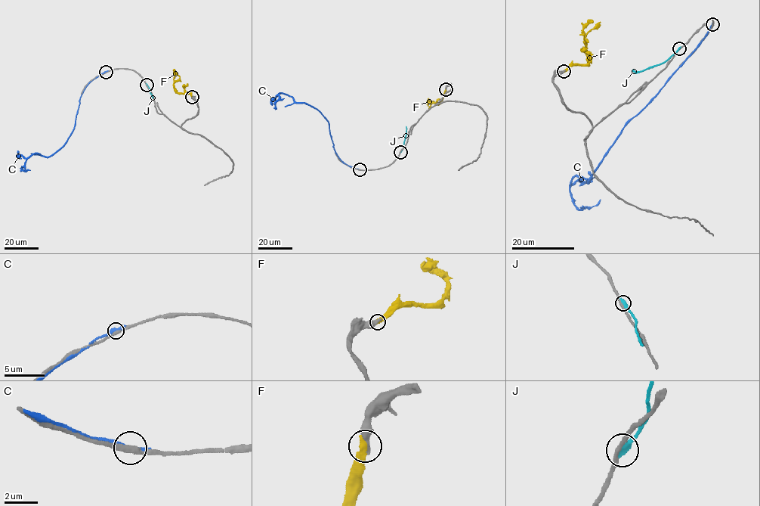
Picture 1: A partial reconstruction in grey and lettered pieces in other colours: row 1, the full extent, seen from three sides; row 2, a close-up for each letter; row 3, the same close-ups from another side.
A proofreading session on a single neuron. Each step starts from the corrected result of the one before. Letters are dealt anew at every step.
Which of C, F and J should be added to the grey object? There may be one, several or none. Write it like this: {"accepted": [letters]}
{"accepted": ["F"]}

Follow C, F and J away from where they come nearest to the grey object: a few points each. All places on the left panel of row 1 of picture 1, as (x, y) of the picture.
C: (106, 72), (92, 79), (83, 91), (75, 126), (62, 147), (48, 156), (31, 155), (25, 171), (21, 166)
F: (192, 97), (190, 94), (178, 93), (174, 88), (174, 83), (180, 77), (175, 70)
J: (146, 85), (152, 96)

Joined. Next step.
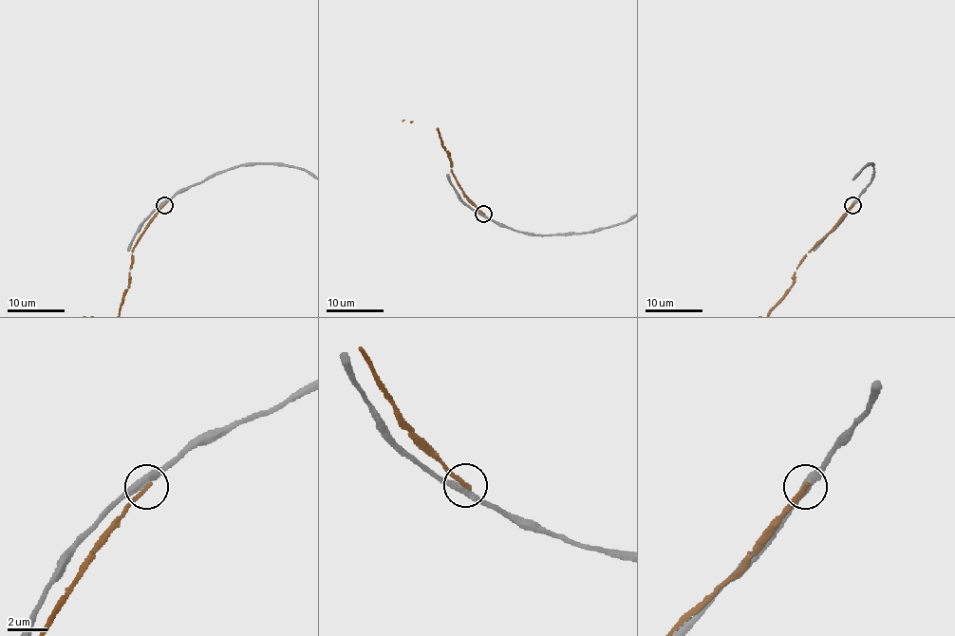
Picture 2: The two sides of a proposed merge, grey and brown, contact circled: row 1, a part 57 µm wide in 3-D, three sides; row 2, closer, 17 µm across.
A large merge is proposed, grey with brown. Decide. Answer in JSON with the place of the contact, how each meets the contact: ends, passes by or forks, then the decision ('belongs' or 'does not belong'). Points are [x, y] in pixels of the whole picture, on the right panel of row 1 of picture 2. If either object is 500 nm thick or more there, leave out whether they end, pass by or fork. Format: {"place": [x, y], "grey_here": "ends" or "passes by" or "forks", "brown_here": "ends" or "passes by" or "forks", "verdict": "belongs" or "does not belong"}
{"place": [852, 205], "grey_here": "passes by", "brown_here": "ends", "verdict": "does not belong"}

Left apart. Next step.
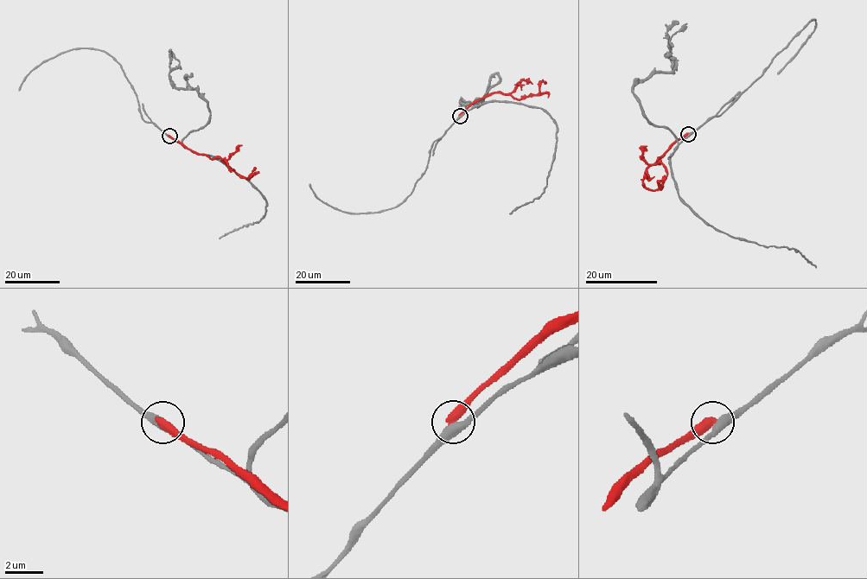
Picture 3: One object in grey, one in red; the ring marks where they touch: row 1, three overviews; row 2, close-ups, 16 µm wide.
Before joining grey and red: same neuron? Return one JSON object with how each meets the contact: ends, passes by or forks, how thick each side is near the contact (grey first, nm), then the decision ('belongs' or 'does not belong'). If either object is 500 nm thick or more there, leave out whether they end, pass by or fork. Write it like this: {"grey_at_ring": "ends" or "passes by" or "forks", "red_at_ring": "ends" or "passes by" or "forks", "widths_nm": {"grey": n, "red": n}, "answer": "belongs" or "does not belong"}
{"grey_at_ring": "passes by", "red_at_ring": "ends", "widths_nm": {"grey": 400, "red": 480}, "answer": "does not belong"}

